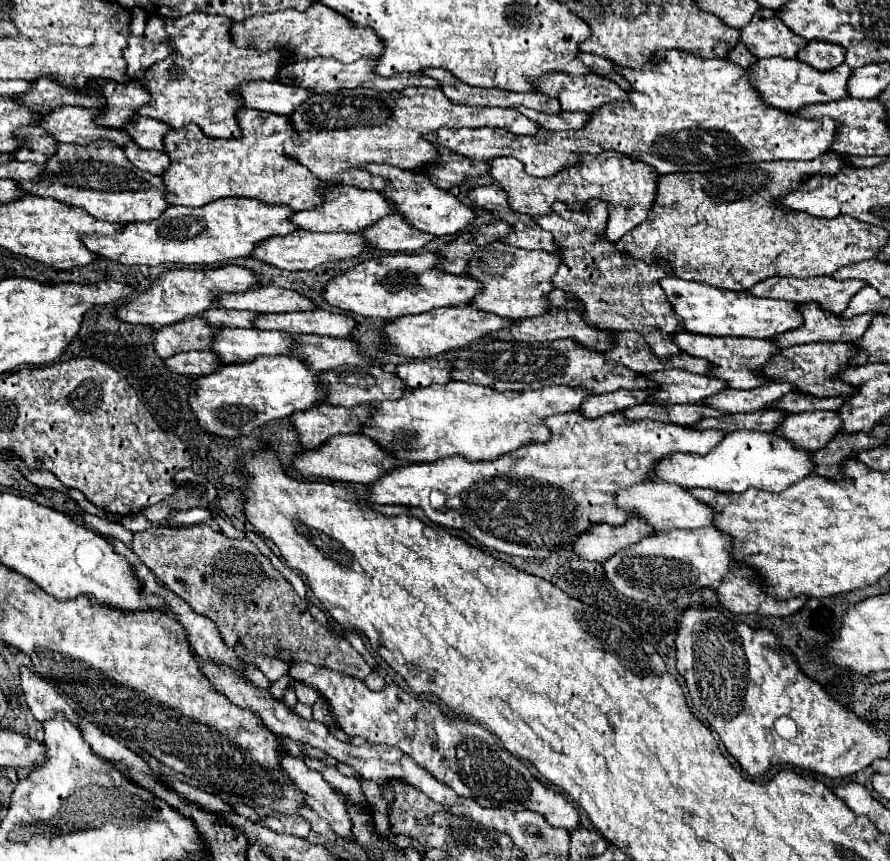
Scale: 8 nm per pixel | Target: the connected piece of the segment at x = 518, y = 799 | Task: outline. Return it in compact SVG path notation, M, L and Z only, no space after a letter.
M308 662L292 664L290 676L298 682L314 686L326 698L338 726L348 736L364 736L369 743L400 748L438 782L450 786L458 796L470 798L486 808L504 808L514 812L532 810L542 814L550 826L566 828L568 832L580 826L576 804L532 776L526 764L506 752L498 736L488 732L484 726L468 720L452 720L440 710L438 704L428 700L422 702L396 684L386 684L384 690L372 692L358 678L350 678Z

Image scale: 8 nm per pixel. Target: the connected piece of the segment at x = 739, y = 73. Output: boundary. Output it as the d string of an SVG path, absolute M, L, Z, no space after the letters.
M666 50L662 54L654 54L650 62L642 70L630 70L624 66L614 66L618 74L622 74L630 82L628 100L626 102L610 102L590 112L590 122L582 130L549 132L538 130L534 136L516 136L512 132L500 128L442 128L438 132L430 132L426 138L432 144L446 146L456 154L466 158L474 158L480 162L490 162L498 156L514 156L524 164L526 174L530 176L552 176L564 166L576 162L576 154L590 152L600 154L604 150L614 150L626 156L632 156L648 166L654 166L658 174L668 172L706 172L722 166L736 166L746 162L762 162L762 160L814 160L820 154L828 152L838 130L838 124L832 118L798 118L786 114L776 108L768 108L758 92L748 84L750 78L746 70L738 64L726 62L722 58L704 60L696 54L688 54L682 50Z

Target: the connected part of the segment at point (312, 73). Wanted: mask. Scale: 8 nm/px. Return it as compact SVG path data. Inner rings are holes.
M312 58L288 64L280 70L278 82L294 84L310 92L334 92L342 88L358 88L374 76L374 60L356 60L342 64L334 58Z

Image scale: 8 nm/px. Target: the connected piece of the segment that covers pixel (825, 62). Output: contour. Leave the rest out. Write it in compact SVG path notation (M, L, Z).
M812 40L806 48L798 50L798 60L814 66L816 70L828 71L844 62L842 46L830 42Z

